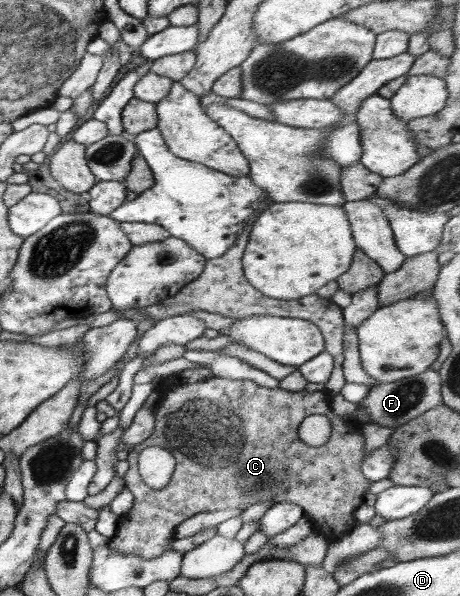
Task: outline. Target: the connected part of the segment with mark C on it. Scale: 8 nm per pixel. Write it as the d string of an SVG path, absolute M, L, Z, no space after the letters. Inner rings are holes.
M218 377L192 384L178 384L166 378L155 390L158 390L160 396L152 407L155 429L144 442L137 444L128 453L129 467L122 480L133 494L134 504L118 519L118 530L107 542L113 553L136 555L146 560L156 558L172 549L170 544L174 540L176 526L190 516L228 508L244 510L258 501L297 504L313 522L315 530L330 543L358 524L354 511L365 502L364 496L372 483L360 472L365 457L364 437L359 430L361 424L354 419L342 420L334 414L330 406L332 396L328 396L324 390L288 392L280 387L258 386L253 380ZM311 414L323 414L330 420L332 434L322 446L308 446L298 438L300 423ZM147 446L164 447L175 458L172 480L162 490L150 488L138 473L138 457Z

